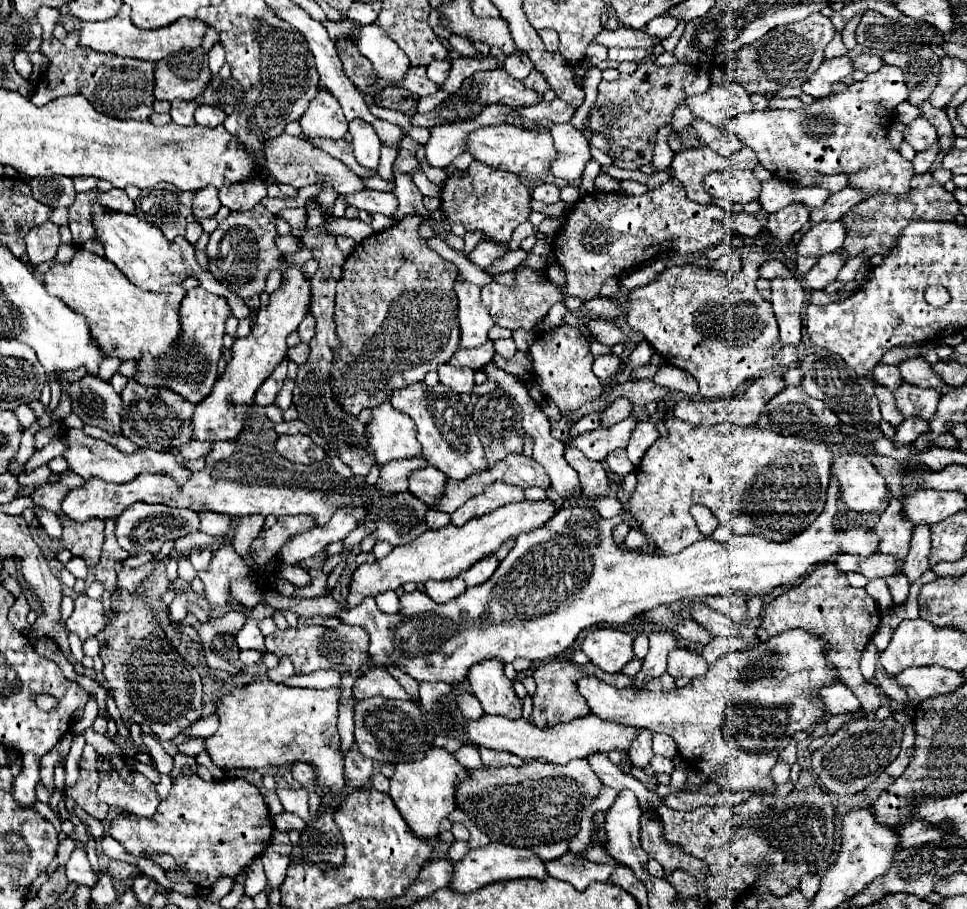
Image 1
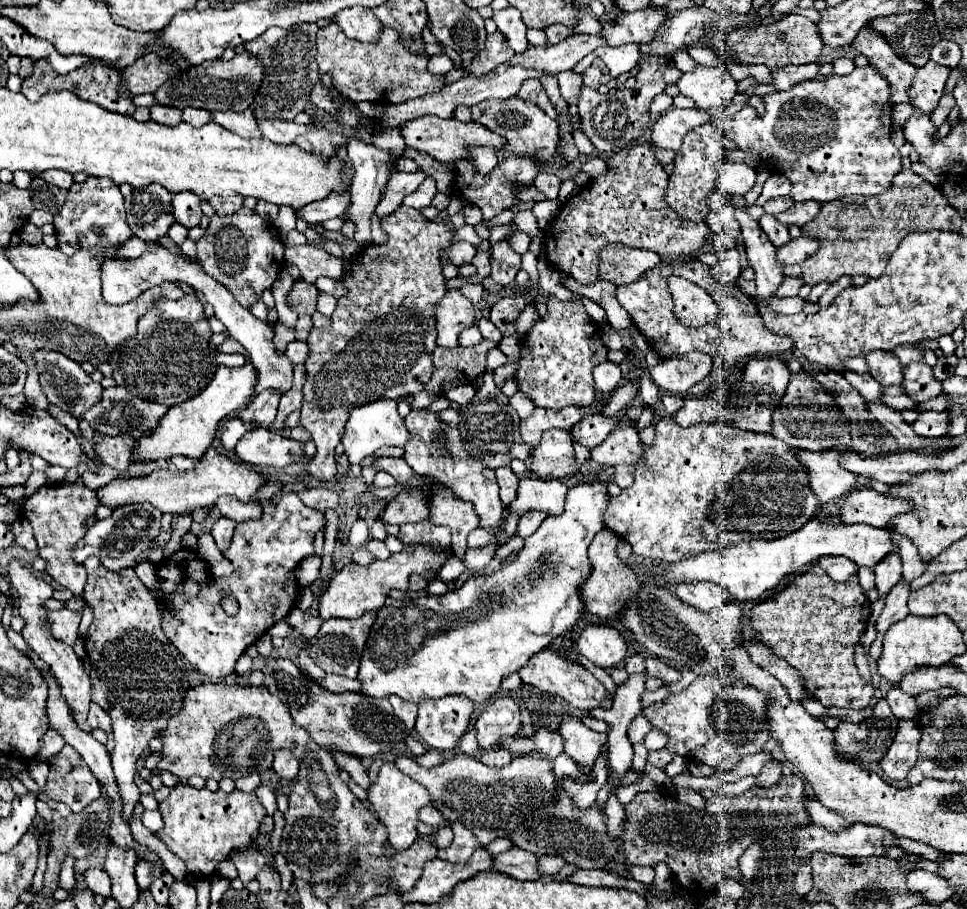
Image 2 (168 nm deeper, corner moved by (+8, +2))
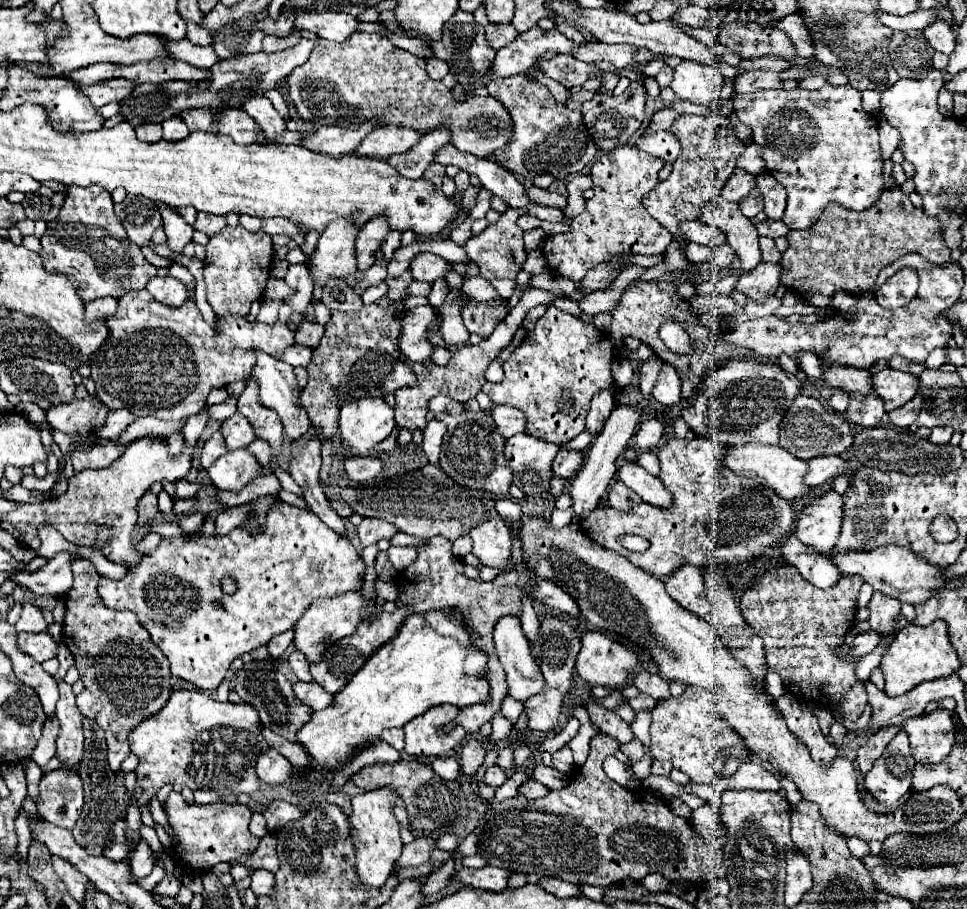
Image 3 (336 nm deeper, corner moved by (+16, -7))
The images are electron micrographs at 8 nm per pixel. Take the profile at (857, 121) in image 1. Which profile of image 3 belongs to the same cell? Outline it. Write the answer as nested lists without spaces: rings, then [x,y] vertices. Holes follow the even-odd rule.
[[[850,84],[822,86],[820,90],[758,90],[752,94],[734,94],[734,112],[742,124],[752,130],[752,140],[762,146],[766,172],[772,174],[788,192],[788,206],[782,222],[792,230],[810,228],[822,214],[824,206],[832,200],[850,210],[870,208],[882,194],[882,160],[878,146],[878,120],[862,110],[860,92]]]

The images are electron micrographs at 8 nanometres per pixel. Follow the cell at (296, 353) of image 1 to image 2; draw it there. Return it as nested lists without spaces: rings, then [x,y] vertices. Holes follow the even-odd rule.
[[[292,341],[286,349],[286,357],[292,361],[292,365],[304,363],[306,355],[308,355],[308,345],[304,341]]]

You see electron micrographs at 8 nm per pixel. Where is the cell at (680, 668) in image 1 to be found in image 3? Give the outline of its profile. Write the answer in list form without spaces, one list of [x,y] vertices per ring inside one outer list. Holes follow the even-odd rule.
[[[640,672],[634,676],[634,686],[642,692],[642,694],[648,694],[652,696],[654,700],[664,700],[664,698],[670,698],[670,690],[668,690],[668,680],[664,680],[662,676],[658,674],[650,674],[650,672]]]

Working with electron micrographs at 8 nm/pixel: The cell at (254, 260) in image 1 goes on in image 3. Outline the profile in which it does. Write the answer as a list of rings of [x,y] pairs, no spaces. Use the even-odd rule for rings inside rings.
[[[226,226],[222,232],[210,238],[206,244],[204,278],[208,284],[208,302],[214,312],[220,314],[240,314],[250,312],[250,304],[262,296],[264,286],[270,278],[272,262],[272,240],[264,232],[248,232],[242,226]]]

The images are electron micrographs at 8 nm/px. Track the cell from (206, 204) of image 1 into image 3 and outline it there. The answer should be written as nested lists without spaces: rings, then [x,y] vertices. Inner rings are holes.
[[[158,204],[160,208],[160,214],[162,214],[162,220],[164,220],[164,232],[166,232],[166,240],[168,240],[168,248],[176,254],[182,254],[184,246],[188,242],[192,242],[192,226],[186,224],[176,212],[172,206],[164,206],[164,204]]]

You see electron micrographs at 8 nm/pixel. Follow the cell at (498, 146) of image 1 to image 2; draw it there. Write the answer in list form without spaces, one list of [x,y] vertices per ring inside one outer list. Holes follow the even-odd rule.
[[[418,117],[412,121],[404,123],[404,141],[406,145],[414,147],[416,151],[428,153],[434,159],[442,161],[442,163],[456,163],[458,159],[468,159],[470,151],[474,147],[490,147],[498,157],[504,155],[504,147],[508,145],[508,141],[496,133],[492,133],[490,129],[484,129],[484,125],[478,125],[474,121],[470,123],[462,123],[454,117],[450,119],[438,119],[438,117]]]

